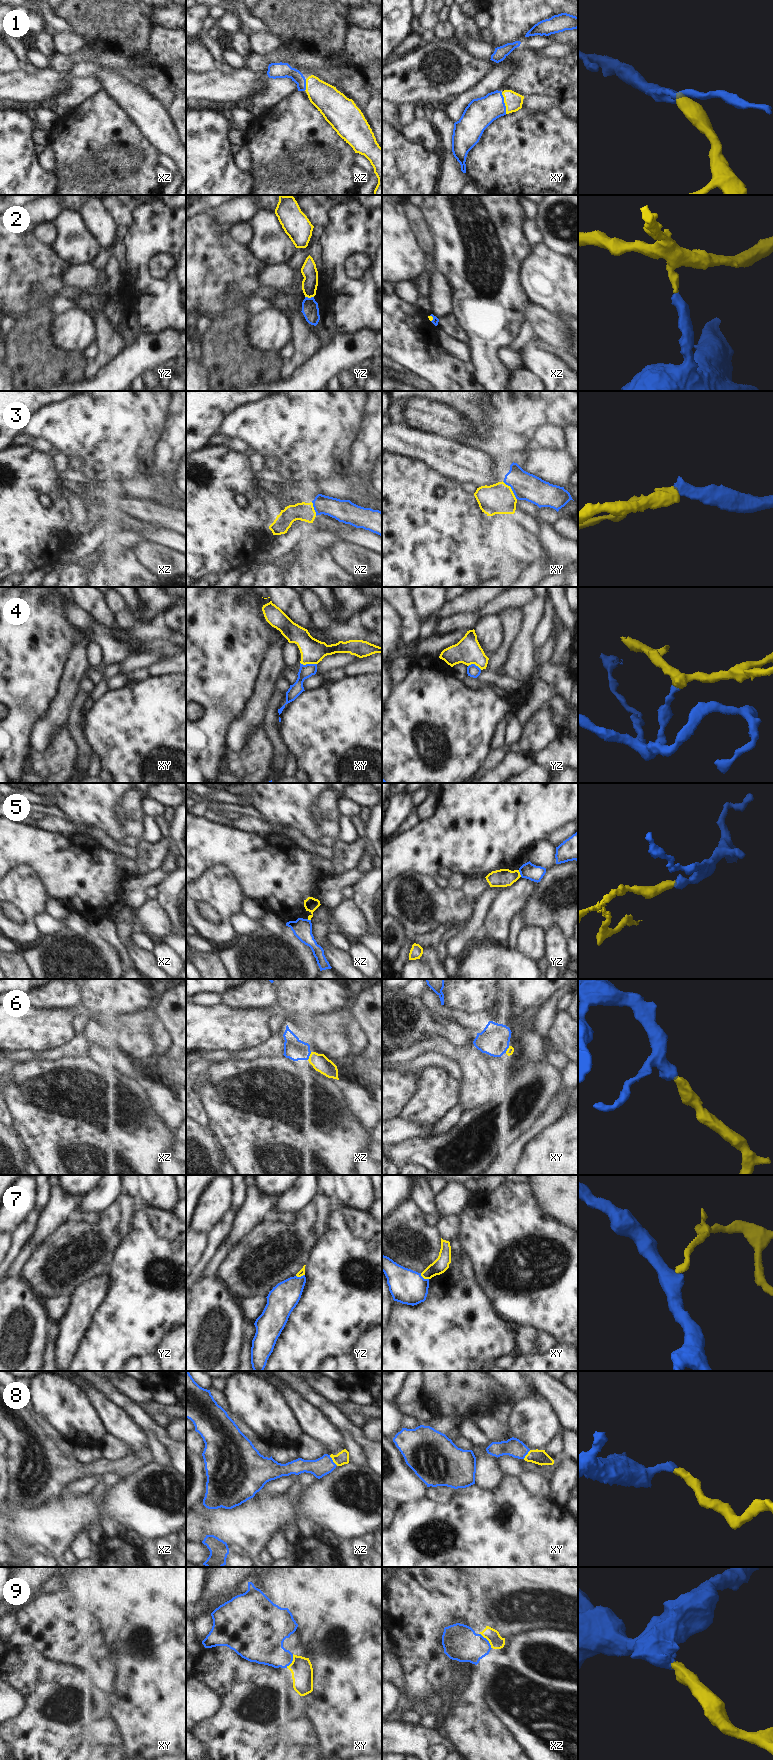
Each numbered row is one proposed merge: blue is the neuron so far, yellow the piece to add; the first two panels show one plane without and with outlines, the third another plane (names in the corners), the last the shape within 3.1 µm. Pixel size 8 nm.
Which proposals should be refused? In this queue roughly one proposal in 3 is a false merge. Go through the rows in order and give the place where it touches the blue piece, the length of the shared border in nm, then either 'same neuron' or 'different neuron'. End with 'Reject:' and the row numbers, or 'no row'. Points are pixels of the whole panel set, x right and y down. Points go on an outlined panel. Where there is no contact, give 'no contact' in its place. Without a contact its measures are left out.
1: contact xy (504, 103); length 180 nm; same neuron
2: contact yz (309, 298); length 70 nm; different neuron
3: contact xy (511, 488); length 190 nm; different neuron
4: contact xy (308, 664); length 140 nm; different neuron
5: contact yz (520, 873); length 60 nm; different neuron
6: contact xz (309, 1055); length 70 nm; same neuron
7: contact xy (423, 1278); length 90 nm; different neuron
8: contact xz (332, 1460); length 110 nm; same neuron
9: contact xz (487, 1640); length 160 nm; same neuron
Reject: 2, 3, 4, 5, 7

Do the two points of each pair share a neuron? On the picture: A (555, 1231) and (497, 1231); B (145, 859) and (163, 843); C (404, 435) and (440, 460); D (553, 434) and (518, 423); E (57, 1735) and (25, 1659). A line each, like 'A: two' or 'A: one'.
A: one
B: one
C: one
D: two
E: one

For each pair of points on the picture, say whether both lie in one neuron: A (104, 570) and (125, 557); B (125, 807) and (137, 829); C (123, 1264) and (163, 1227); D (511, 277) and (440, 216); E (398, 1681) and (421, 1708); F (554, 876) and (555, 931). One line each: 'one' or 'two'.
A: one
B: one
C: two
D: one
E: one
F: two

